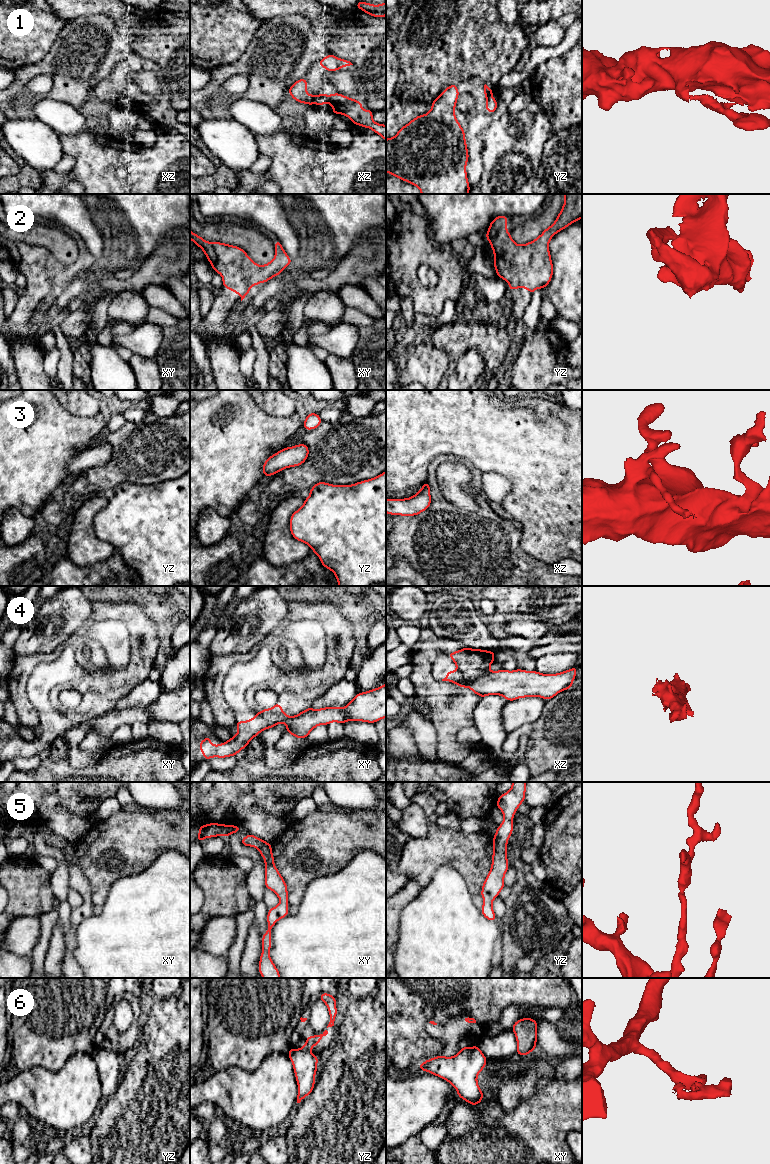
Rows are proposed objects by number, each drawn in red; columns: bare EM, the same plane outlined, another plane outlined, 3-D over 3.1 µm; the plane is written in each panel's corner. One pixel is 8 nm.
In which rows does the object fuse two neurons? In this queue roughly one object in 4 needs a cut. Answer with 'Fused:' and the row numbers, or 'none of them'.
Fused: 4, 6

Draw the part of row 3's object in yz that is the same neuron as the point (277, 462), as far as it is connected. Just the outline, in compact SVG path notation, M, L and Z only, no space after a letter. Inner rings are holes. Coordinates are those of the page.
M307 444L286 447L270 456L263 464L263 476L272 476L285 468L300 466L309 455Z

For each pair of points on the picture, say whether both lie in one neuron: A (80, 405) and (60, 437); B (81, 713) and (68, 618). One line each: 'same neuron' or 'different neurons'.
A: different neurons
B: different neurons

